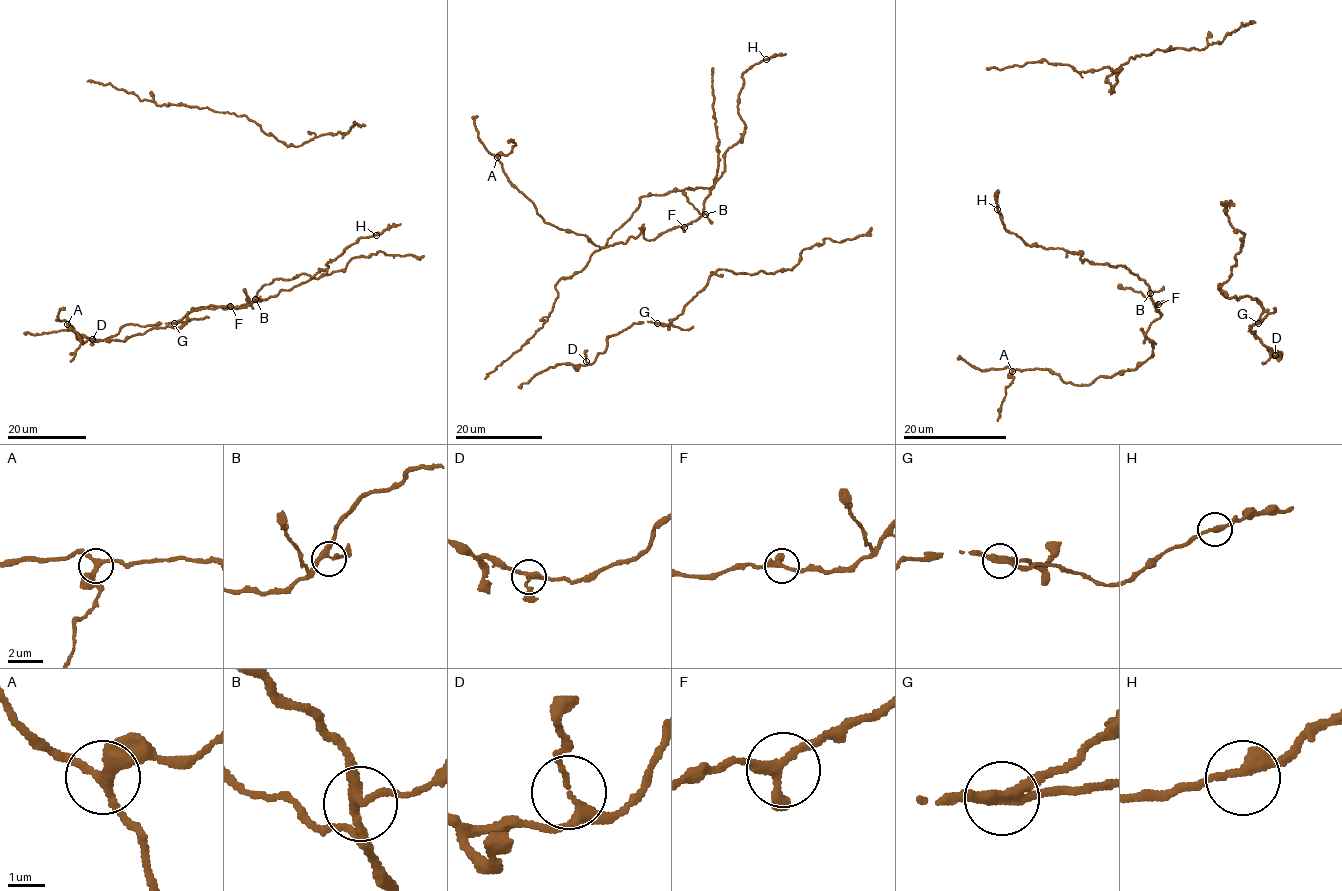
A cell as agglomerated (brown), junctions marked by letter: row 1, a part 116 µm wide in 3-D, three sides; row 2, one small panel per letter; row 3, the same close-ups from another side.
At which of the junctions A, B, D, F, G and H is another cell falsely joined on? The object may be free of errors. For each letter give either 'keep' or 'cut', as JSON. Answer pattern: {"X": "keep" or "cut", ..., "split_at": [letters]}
{"A": "keep", "B": "keep", "D": "keep", "F": "keep", "G": "cut", "H": "keep", "split_at": ["G"]}

